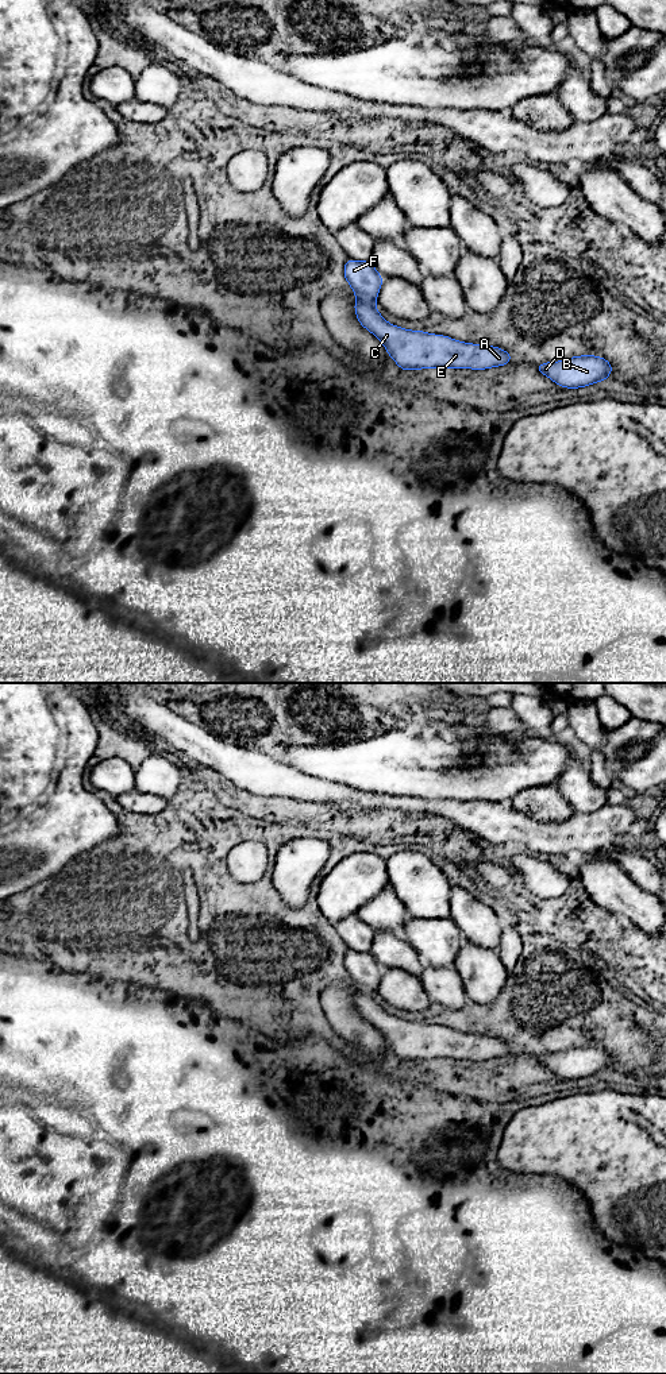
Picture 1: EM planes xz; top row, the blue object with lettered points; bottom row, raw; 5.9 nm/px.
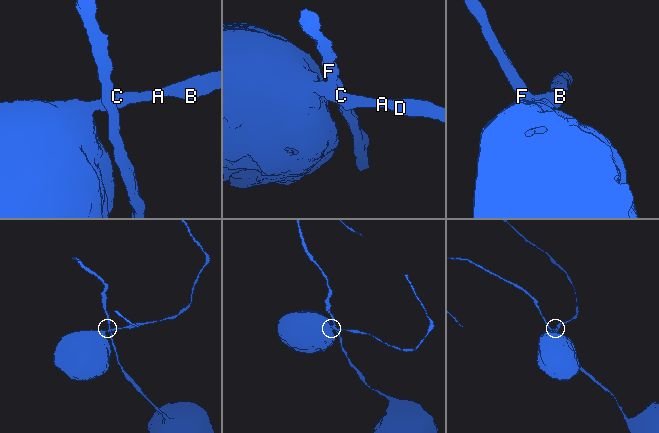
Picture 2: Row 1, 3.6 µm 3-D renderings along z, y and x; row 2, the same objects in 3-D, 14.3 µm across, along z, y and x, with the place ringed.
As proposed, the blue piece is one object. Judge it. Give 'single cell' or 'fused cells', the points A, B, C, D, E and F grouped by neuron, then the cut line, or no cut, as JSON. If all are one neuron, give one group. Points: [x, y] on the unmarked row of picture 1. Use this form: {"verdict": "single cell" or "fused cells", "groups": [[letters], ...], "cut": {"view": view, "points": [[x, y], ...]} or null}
{"verdict": "fused cells", "groups": [["A", "B", "C", "D", "E"], ["F"]], "cut": {"view": "xz", "points": [[357, 987], [373, 995]]}}

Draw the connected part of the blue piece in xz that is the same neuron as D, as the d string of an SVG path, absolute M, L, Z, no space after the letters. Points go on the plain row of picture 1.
M580 1046L558 1053L535 1055L535 1061L565 1080L581 1080L604 1073L613 1064L613 1057L603 1047Z

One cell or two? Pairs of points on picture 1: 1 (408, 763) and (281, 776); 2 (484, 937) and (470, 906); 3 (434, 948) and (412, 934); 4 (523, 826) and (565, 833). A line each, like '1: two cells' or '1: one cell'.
1: two cells
2: one cell
3: one cell
4: one cell

